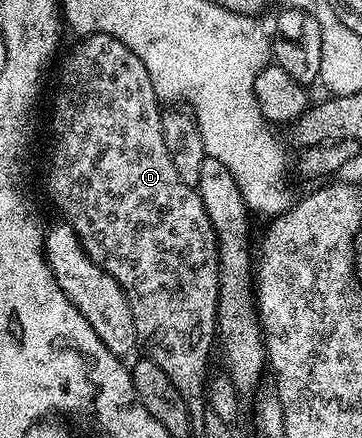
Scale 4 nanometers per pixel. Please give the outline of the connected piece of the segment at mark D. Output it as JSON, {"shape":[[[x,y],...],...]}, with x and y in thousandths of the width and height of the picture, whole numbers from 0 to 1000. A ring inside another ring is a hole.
{"shape":[[[254,75],[232,82],[221,103],[196,112],[196,123],[174,139],[163,158],[163,187],[152,194],[152,224],[141,231],[141,322],[152,342],[141,349],[141,379],[130,386],[130,441],[141,447],[146,466],[163,475],[163,486],[177,507],[202,518],[213,539],[229,532],[221,550],[240,541],[240,559],[229,566],[268,598],[279,612],[340,660],[356,692],[356,710],[367,719],[367,749],[376,772],[406,795],[403,813],[489,884],[489,893],[508,906],[528,906],[528,916],[550,916],[550,895],[566,888],[575,868],[572,822],[583,815],[583,785],[599,779],[597,724],[605,701],[605,596],[602,555],[597,532],[569,489],[566,463],[541,425],[506,416],[500,400],[489,400],[489,381],[478,381],[478,363],[467,363],[467,336],[456,336],[456,308],[445,299],[445,233],[439,219],[423,208],[423,189],[412,180],[412,162],[401,162],[401,144],[334,98],[334,89],[312,89],[298,75]]]}

